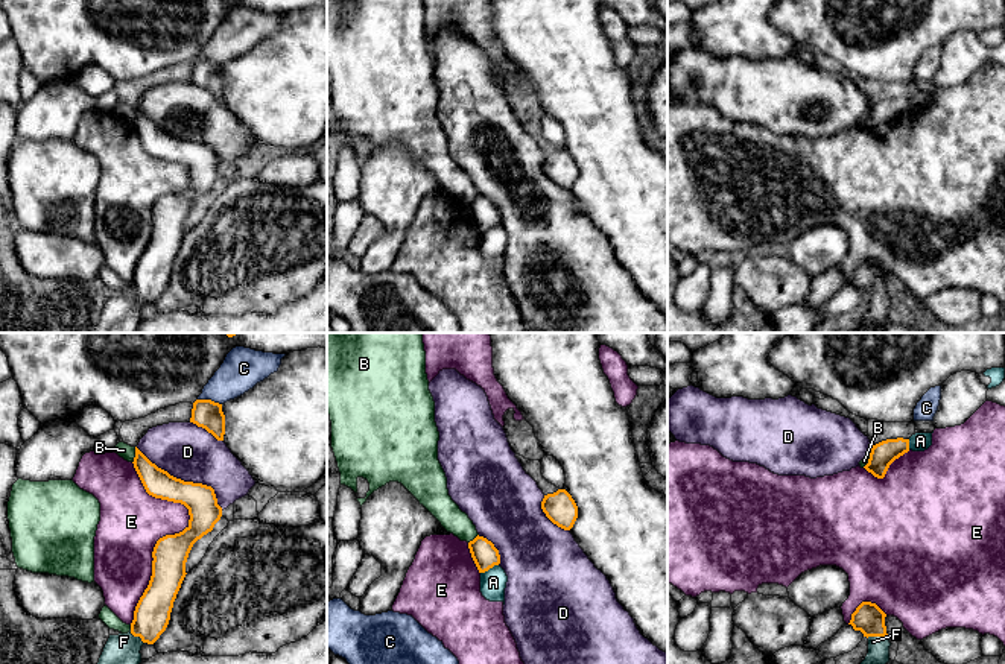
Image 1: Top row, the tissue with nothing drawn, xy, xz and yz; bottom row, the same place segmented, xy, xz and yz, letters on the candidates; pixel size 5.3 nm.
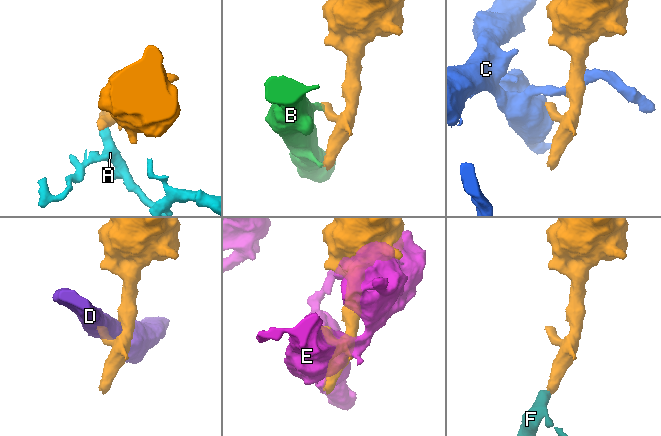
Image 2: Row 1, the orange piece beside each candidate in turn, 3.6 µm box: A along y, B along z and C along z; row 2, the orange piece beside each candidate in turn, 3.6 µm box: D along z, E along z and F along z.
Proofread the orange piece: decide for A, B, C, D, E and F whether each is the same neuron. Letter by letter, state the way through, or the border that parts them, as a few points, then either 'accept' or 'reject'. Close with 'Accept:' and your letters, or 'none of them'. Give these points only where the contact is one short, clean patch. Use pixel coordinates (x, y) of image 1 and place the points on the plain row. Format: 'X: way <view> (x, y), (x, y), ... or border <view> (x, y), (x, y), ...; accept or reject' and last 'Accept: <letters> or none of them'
A: border xz (497, 224), (481, 233); reject
B: reject
C: reject
D: reject
E: reject
F: way yz (868, 278), (876, 295), (878, 315); accept
Accept: F

